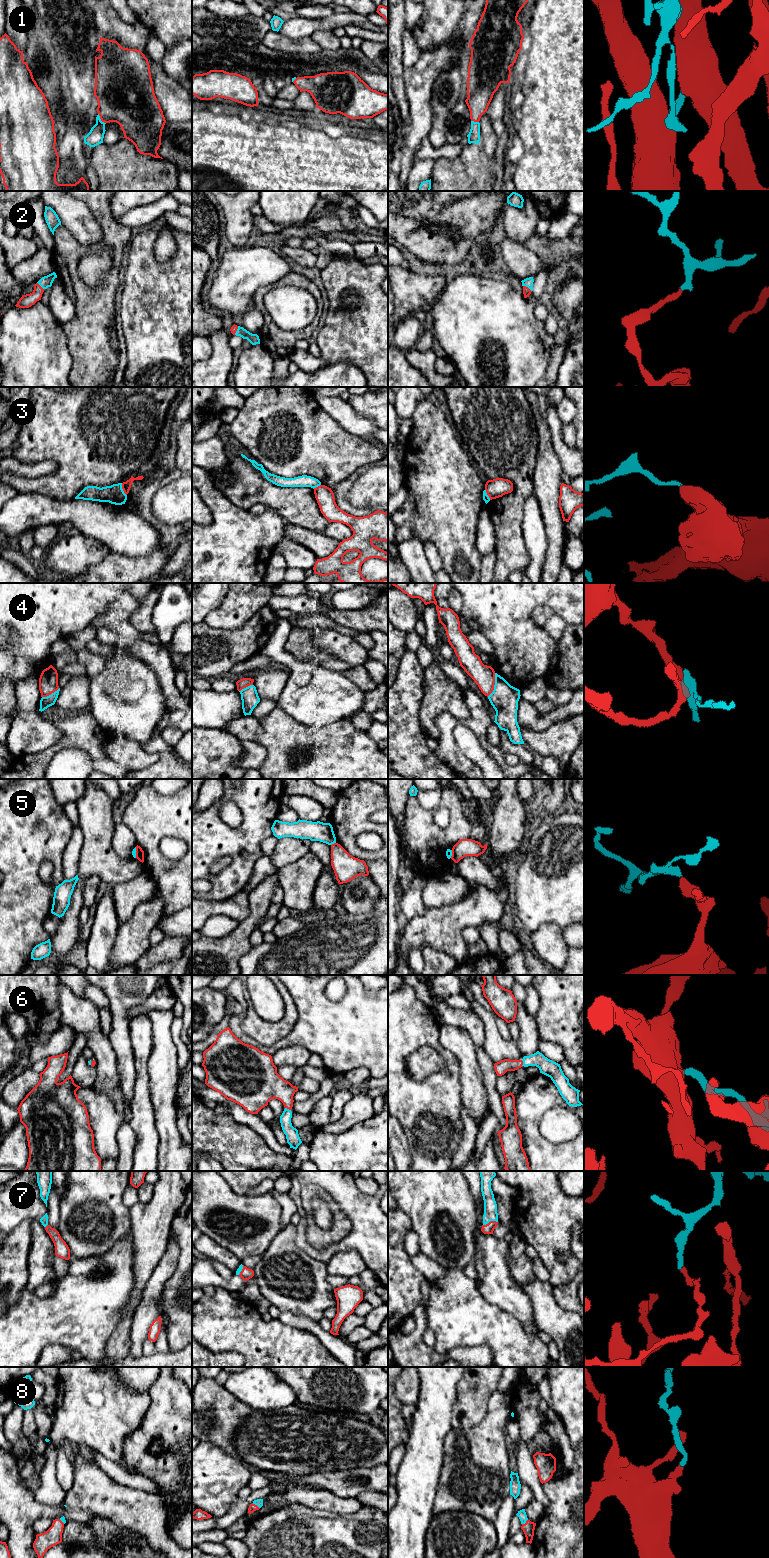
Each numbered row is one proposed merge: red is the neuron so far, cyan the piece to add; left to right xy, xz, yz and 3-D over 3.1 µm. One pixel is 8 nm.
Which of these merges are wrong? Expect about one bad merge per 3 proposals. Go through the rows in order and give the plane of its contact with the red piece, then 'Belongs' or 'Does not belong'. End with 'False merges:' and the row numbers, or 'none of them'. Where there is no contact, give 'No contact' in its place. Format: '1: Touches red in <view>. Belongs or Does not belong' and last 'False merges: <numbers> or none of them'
1: Touches red in xy. Belongs
2: Touches red in yz. Belongs
3: Touches red in xy. Does not belong
4: Touches red in yz. Does not belong
5: Touches red in xz. Does not belong
6: Touches red in xz. Belongs
7: Touches red in yz. Belongs
8: Touches red in xz. Belongs
False merges: 3, 4, 5

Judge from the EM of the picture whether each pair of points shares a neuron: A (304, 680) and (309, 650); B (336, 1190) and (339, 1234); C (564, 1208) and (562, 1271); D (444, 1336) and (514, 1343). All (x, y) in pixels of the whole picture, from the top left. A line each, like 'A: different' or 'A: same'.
A: different
B: different
C: same
D: same

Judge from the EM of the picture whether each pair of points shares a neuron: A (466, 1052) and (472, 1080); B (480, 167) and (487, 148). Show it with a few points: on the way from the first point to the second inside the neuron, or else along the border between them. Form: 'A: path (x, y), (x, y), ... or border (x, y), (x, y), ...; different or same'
A: path (467, 1059), (470, 1073); same
B: border (479, 143), (482, 153), (489, 159); different

